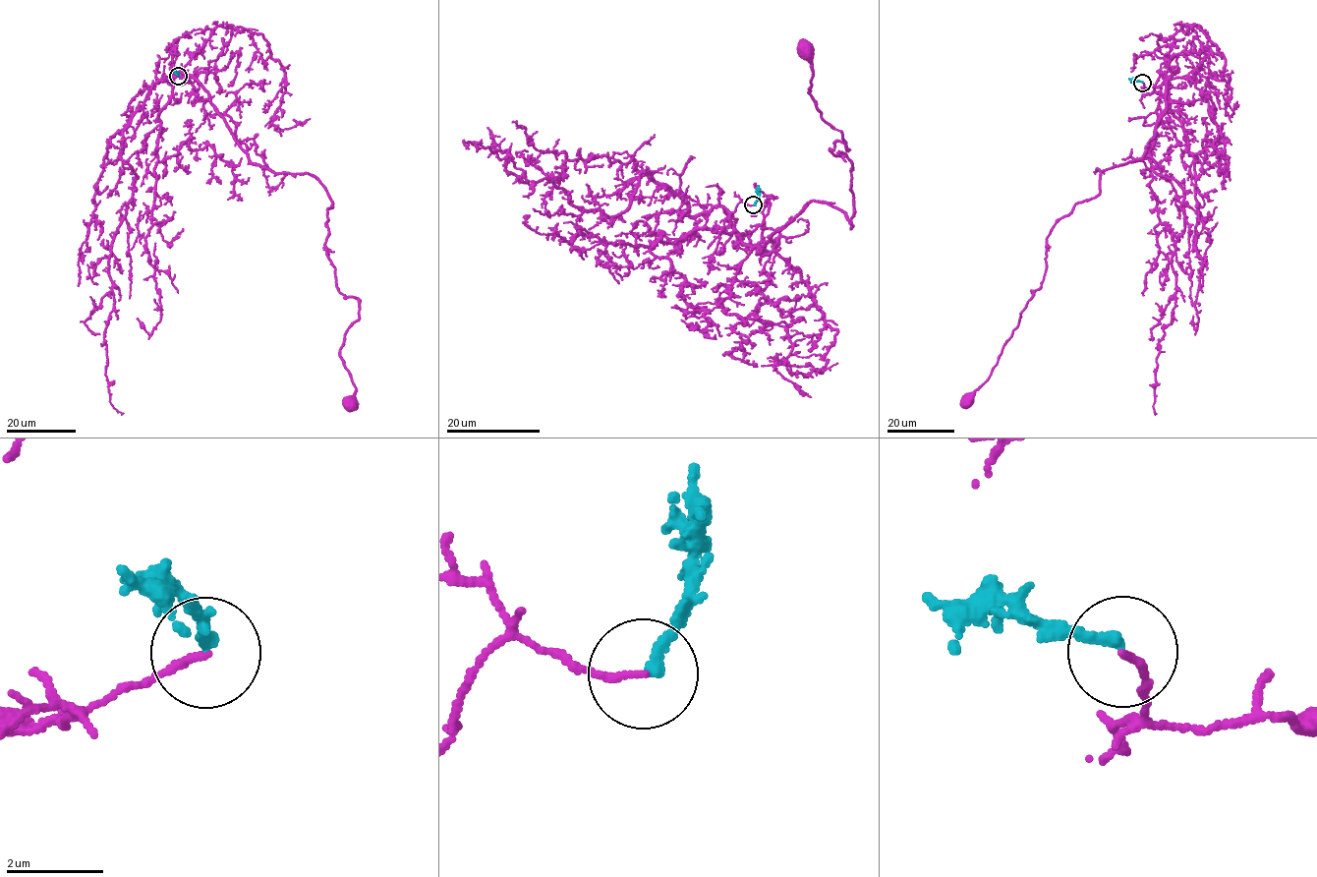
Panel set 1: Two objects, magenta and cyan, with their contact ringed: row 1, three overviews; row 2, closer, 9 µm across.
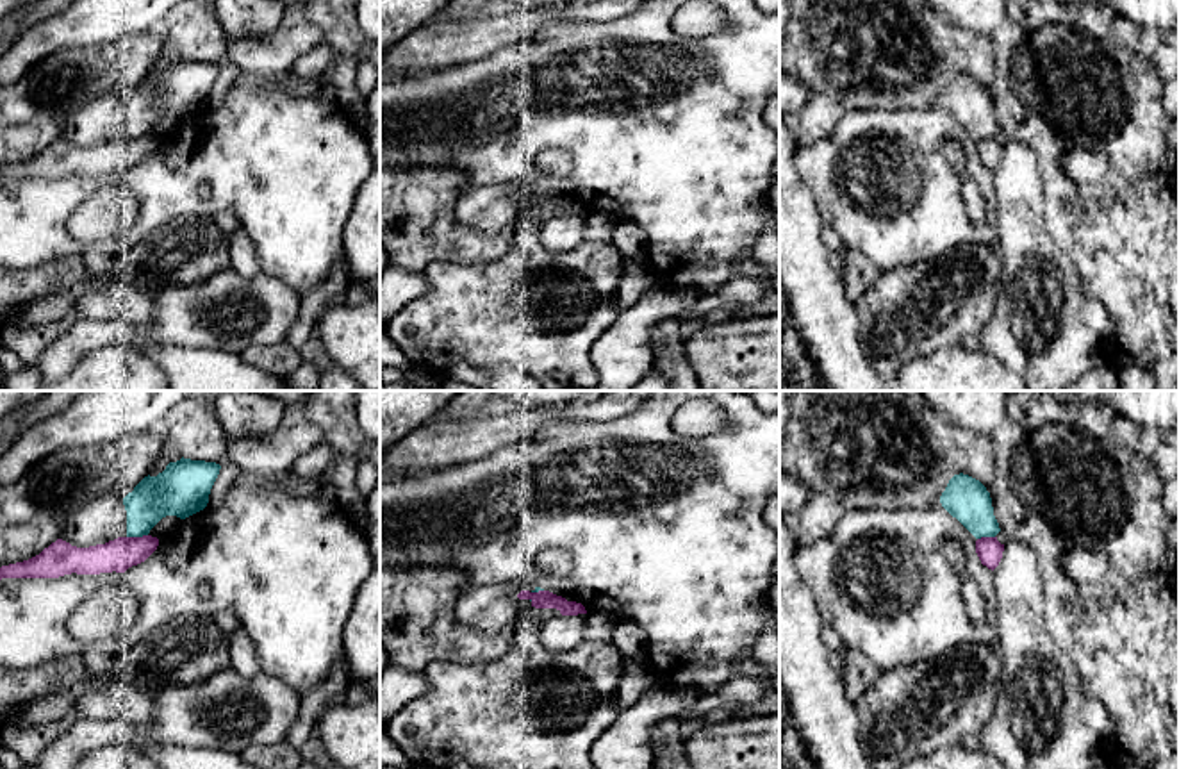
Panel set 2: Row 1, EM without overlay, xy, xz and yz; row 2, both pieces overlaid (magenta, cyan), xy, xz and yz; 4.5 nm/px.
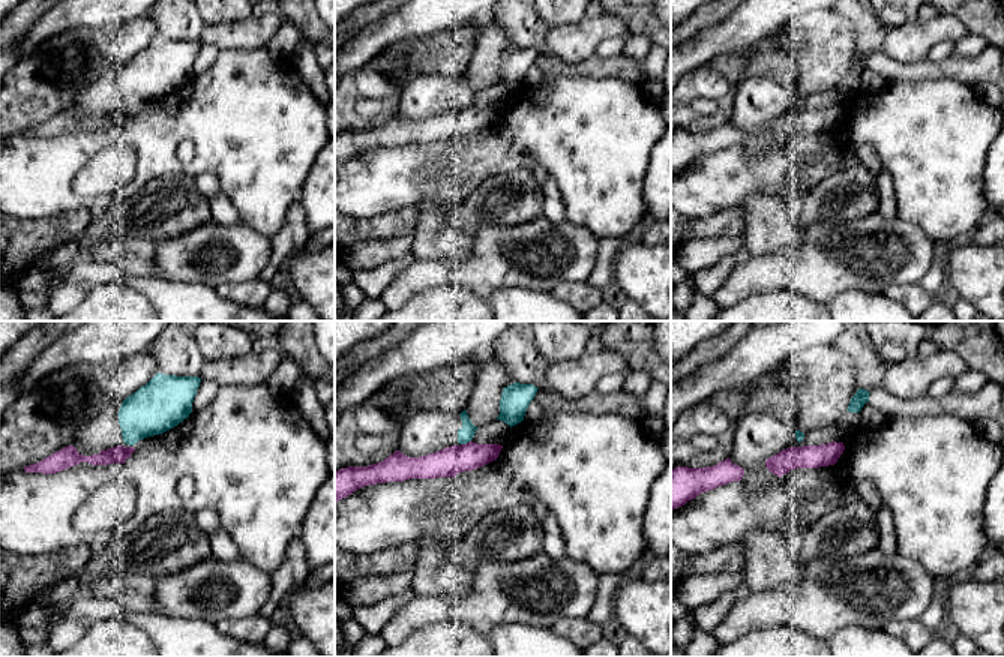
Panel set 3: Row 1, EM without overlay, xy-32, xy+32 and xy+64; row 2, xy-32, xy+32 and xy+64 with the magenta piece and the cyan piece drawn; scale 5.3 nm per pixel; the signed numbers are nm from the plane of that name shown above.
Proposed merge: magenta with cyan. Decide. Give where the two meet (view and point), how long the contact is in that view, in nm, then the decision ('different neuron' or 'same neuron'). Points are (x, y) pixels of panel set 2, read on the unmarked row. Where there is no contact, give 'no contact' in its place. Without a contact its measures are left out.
xy (136, 138) | 100 nm | different neuron

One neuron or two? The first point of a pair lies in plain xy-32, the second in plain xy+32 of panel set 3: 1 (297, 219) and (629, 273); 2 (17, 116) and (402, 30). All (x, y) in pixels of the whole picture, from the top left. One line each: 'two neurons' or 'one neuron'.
1: two neurons
2: two neurons

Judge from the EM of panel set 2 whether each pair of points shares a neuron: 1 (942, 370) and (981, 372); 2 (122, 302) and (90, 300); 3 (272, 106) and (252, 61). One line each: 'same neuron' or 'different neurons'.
1: same neuron
2: same neuron
3: different neurons

